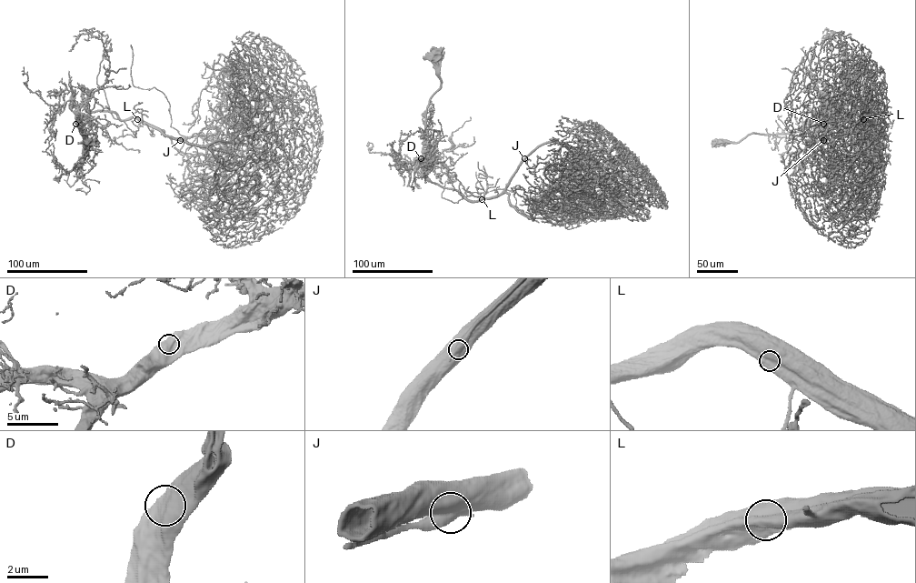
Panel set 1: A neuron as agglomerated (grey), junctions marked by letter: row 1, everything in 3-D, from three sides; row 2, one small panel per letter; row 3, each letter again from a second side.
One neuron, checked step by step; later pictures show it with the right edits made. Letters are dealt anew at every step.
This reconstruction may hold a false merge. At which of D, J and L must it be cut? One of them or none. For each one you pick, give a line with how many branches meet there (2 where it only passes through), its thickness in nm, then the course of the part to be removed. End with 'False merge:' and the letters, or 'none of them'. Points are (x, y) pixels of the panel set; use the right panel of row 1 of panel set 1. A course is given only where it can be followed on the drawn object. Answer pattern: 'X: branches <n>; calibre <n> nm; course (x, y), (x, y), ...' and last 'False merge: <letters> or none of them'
J: branches 1; calibre 1000 nm; course (823, 140), (806, 148), (873, 163), (876, 155), (831, 148), (882, 136), (858, 107), (857, 86), (836, 45)
False merge: J

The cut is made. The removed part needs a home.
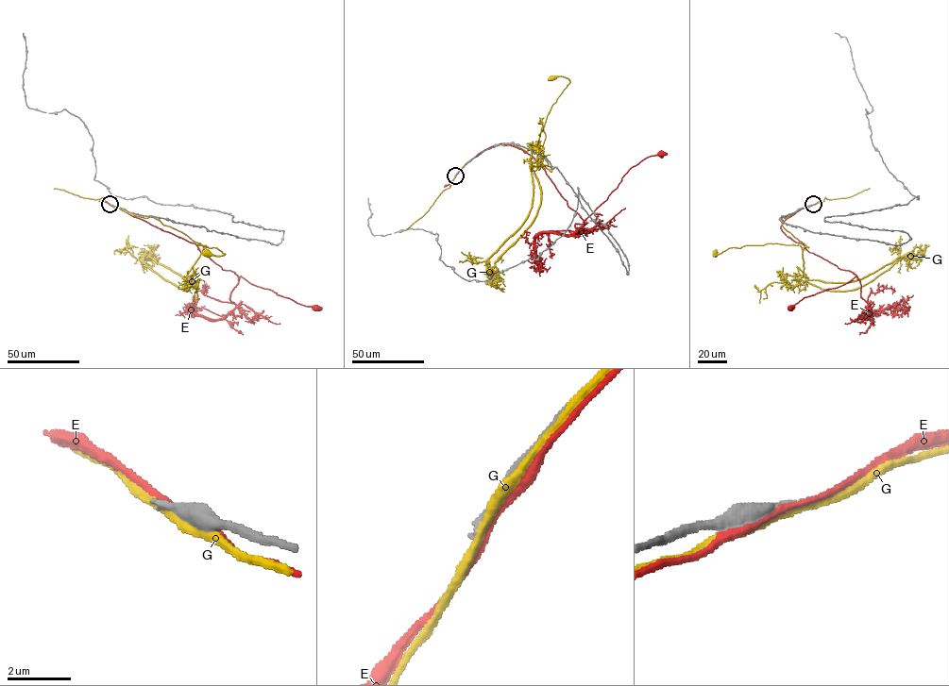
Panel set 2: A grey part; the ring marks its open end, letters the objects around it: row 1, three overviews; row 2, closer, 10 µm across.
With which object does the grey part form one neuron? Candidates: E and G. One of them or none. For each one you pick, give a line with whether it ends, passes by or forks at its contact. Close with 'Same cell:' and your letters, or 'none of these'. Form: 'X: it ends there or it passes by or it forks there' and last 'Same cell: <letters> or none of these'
Same cell: none of these

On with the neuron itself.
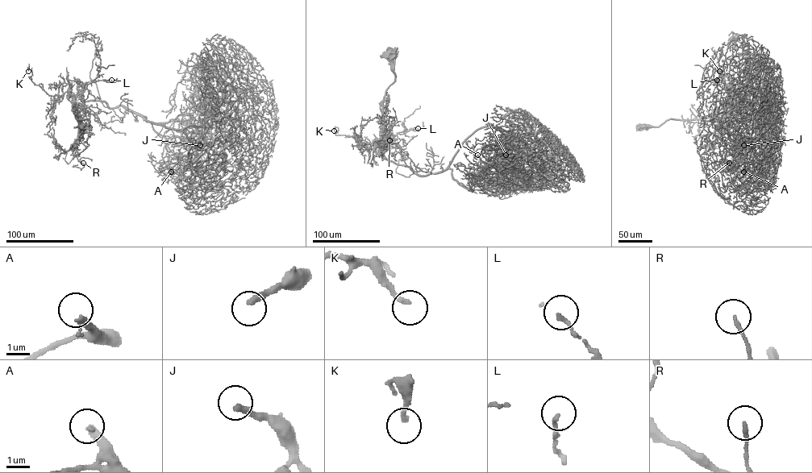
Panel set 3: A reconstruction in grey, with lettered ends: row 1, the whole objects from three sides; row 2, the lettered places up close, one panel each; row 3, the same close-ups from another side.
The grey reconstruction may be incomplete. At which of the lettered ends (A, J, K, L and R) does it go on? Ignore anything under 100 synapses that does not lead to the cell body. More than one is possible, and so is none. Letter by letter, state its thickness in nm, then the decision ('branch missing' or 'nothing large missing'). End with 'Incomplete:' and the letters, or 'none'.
A: 360 nm | branch missing
J: 280 nm | branch missing
K: 190 nm | nothing large missing
L: 150 nm | nothing large missing
R: 140 nm | nothing large missing
Incomplete: A, J

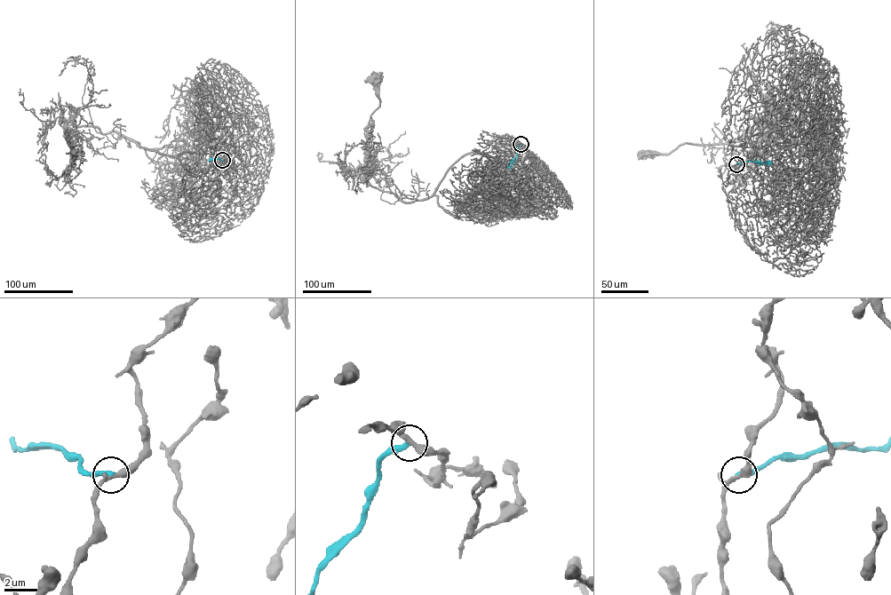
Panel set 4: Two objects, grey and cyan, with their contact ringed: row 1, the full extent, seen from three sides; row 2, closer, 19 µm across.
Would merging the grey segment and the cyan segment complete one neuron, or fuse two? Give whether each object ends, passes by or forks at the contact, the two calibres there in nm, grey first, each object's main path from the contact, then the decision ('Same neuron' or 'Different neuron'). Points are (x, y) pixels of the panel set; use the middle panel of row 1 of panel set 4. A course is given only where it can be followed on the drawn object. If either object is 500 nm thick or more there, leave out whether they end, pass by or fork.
At the ring grey passes by. At the ring cyan ends. Thickness 360 nm (grey) against 320 nm. Course of grey: (521, 144), (529, 155), (513, 176), (470, 152), (430, 196), (403, 202), (362, 170), (377, 77). Course of cyan: (521, 144), (514, 158). Different neuron

